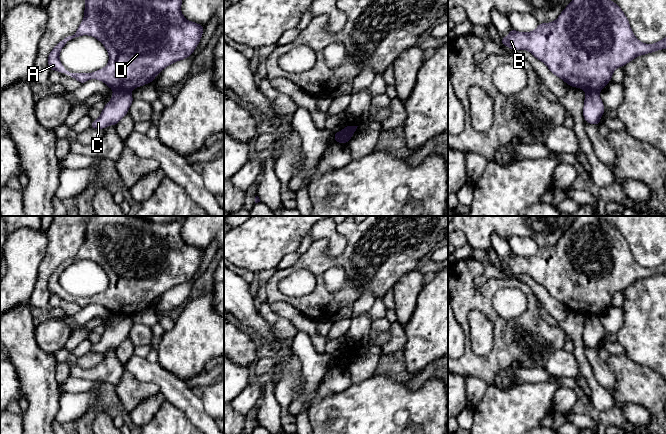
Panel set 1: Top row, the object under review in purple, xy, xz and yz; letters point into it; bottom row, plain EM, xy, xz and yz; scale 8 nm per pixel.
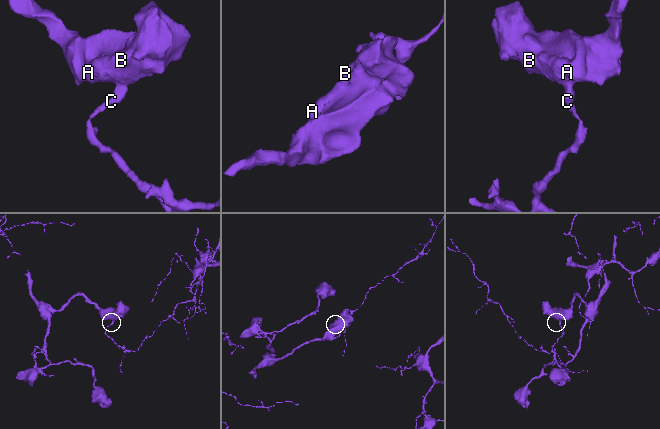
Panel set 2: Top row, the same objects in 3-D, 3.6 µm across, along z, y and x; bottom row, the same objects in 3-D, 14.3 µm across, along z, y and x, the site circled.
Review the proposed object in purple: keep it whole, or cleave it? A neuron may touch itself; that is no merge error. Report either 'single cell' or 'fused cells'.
fused cells

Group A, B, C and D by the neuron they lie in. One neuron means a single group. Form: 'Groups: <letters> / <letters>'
Groups: A B D / C

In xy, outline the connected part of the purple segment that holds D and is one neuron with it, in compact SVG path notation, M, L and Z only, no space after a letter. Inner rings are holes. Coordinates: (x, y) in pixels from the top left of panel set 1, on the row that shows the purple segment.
M84 0L84 18L74 35L57 43L48 55L48 66L51 70L70 75L80 84L90 79L104 82L115 91L131 92L154 81L155 77L167 66L190 57L198 46L204 26L188 21L181 12L183 0ZM89 35L100 41L109 55L108 64L93 73L70 73L62 65L59 54L67 42L75 37Z

